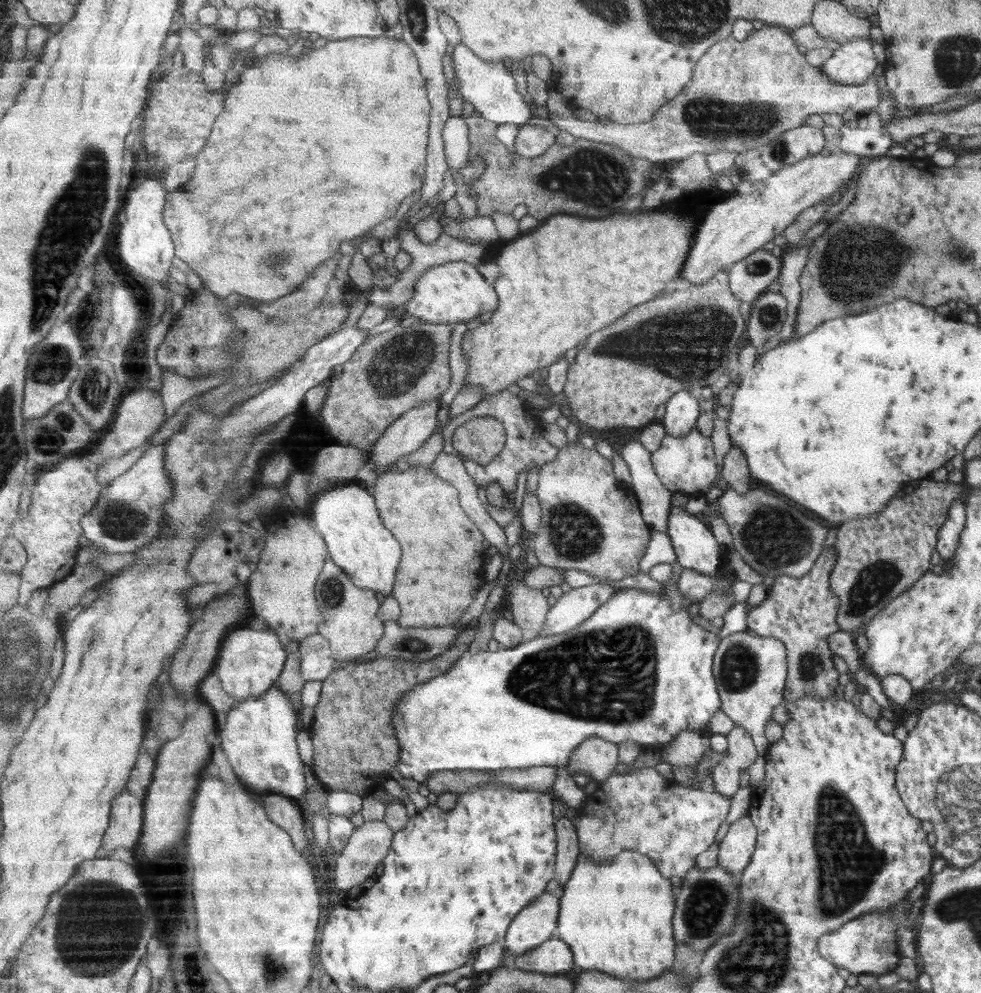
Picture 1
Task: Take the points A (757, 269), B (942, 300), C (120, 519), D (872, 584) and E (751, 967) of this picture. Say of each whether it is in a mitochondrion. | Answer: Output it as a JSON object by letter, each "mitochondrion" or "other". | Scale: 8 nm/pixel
{"A":"mitochondrion","B":"other","C":"mitochondrion","D":"mitochondrion","E":"mitochondrion"}

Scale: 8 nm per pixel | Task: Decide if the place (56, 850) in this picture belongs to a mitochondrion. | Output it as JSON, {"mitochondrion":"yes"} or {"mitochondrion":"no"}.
{"mitochondrion":"no"}

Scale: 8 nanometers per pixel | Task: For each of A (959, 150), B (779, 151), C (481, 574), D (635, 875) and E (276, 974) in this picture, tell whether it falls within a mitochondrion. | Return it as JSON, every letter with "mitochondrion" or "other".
{"A":"other","B":"mitochondrion","C":"other","D":"other","E":"mitochondrion"}

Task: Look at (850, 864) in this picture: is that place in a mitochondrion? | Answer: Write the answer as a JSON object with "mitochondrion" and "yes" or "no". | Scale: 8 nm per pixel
{"mitochondrion":"yes"}

